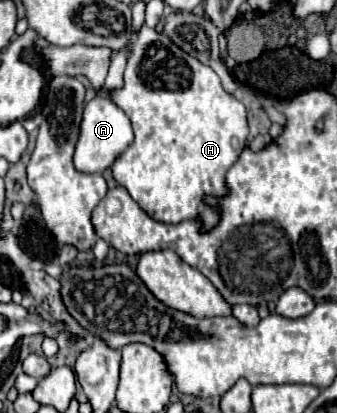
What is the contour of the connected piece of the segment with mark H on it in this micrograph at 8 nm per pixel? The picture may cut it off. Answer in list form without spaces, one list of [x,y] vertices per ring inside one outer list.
[[[146,24],[140,28],[138,40],[128,56],[124,88],[114,90],[110,98],[124,110],[134,128],[134,142],[112,164],[116,182],[124,186],[138,206],[158,222],[178,224],[182,220],[196,220],[202,222],[206,230],[216,228],[220,208],[206,204],[204,196],[228,196],[226,172],[246,148],[248,138],[244,104],[222,88],[220,78],[212,68],[200,64],[196,58],[182,52],[170,38],[162,36],[154,28],[148,28]]]

